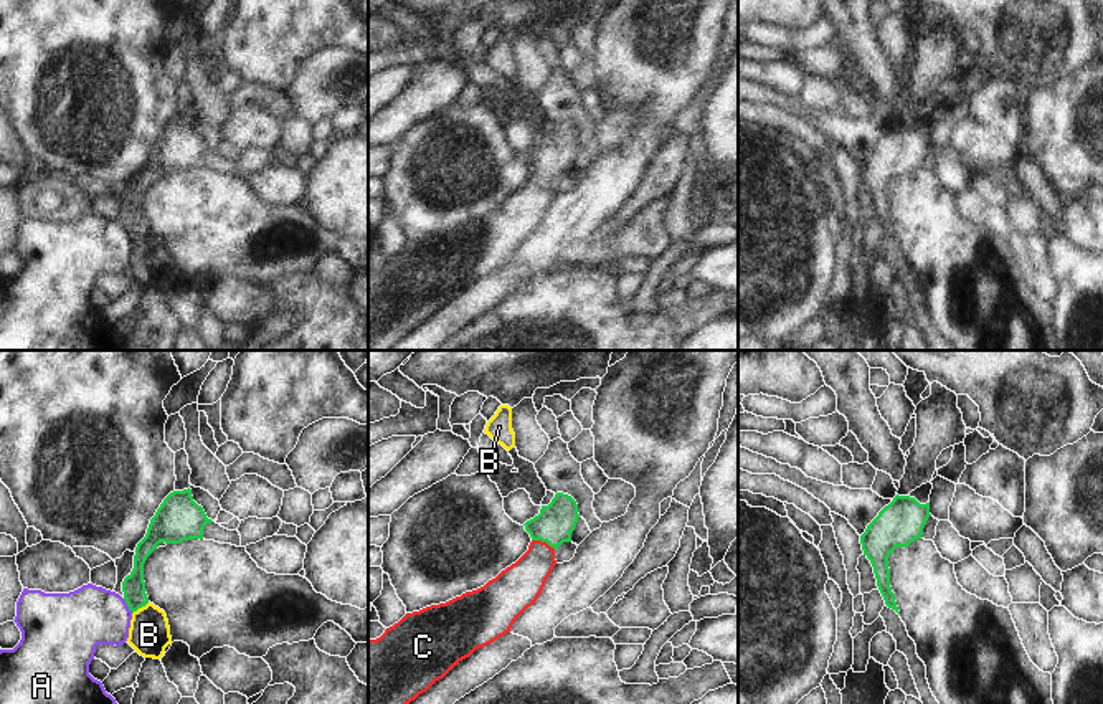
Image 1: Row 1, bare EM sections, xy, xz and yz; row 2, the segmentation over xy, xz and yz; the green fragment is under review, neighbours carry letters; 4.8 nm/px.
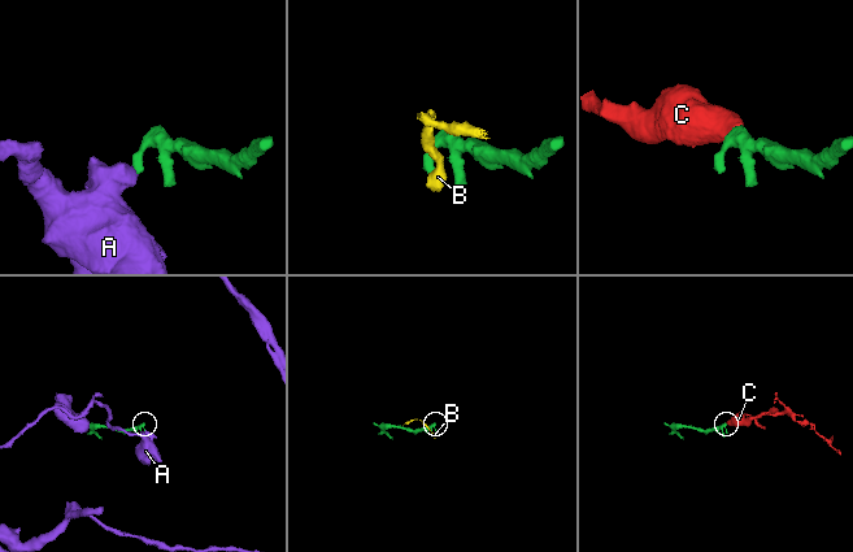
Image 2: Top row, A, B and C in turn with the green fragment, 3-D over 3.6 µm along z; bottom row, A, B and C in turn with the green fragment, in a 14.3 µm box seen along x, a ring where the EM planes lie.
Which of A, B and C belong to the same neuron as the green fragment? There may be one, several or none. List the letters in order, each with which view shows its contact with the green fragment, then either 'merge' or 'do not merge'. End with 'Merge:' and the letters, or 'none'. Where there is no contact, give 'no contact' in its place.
A: meets green in xy; do not merge
B: meets green in xy; do not merge
C: meets green in xz; merge
Merge: C

